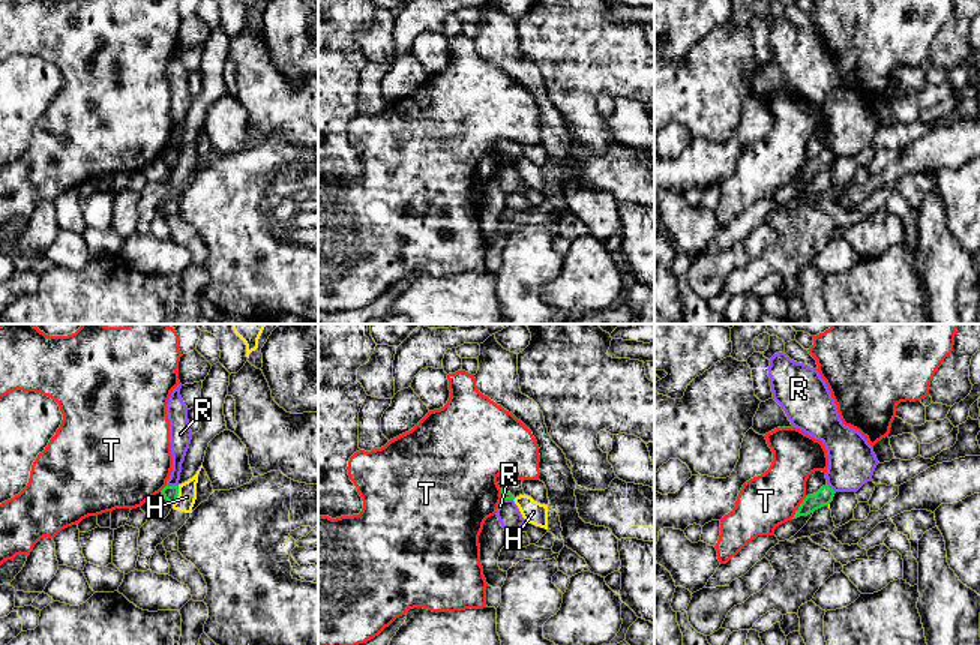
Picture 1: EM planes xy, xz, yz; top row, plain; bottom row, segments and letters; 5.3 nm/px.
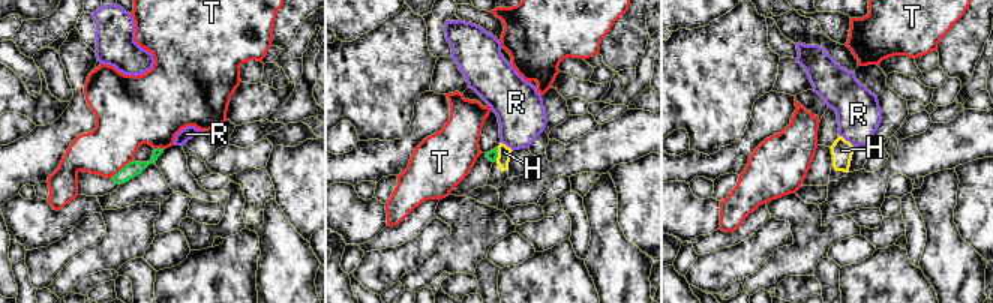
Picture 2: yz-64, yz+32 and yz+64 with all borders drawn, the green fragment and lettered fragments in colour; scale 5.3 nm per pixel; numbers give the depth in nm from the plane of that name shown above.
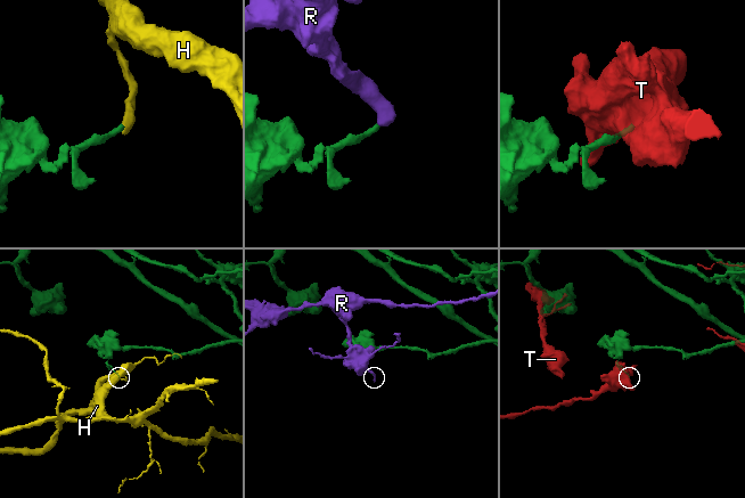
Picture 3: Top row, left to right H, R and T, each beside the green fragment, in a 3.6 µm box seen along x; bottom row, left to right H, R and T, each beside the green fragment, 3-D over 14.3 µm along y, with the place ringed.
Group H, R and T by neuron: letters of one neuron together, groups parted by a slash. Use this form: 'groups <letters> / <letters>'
groups H / R / T

